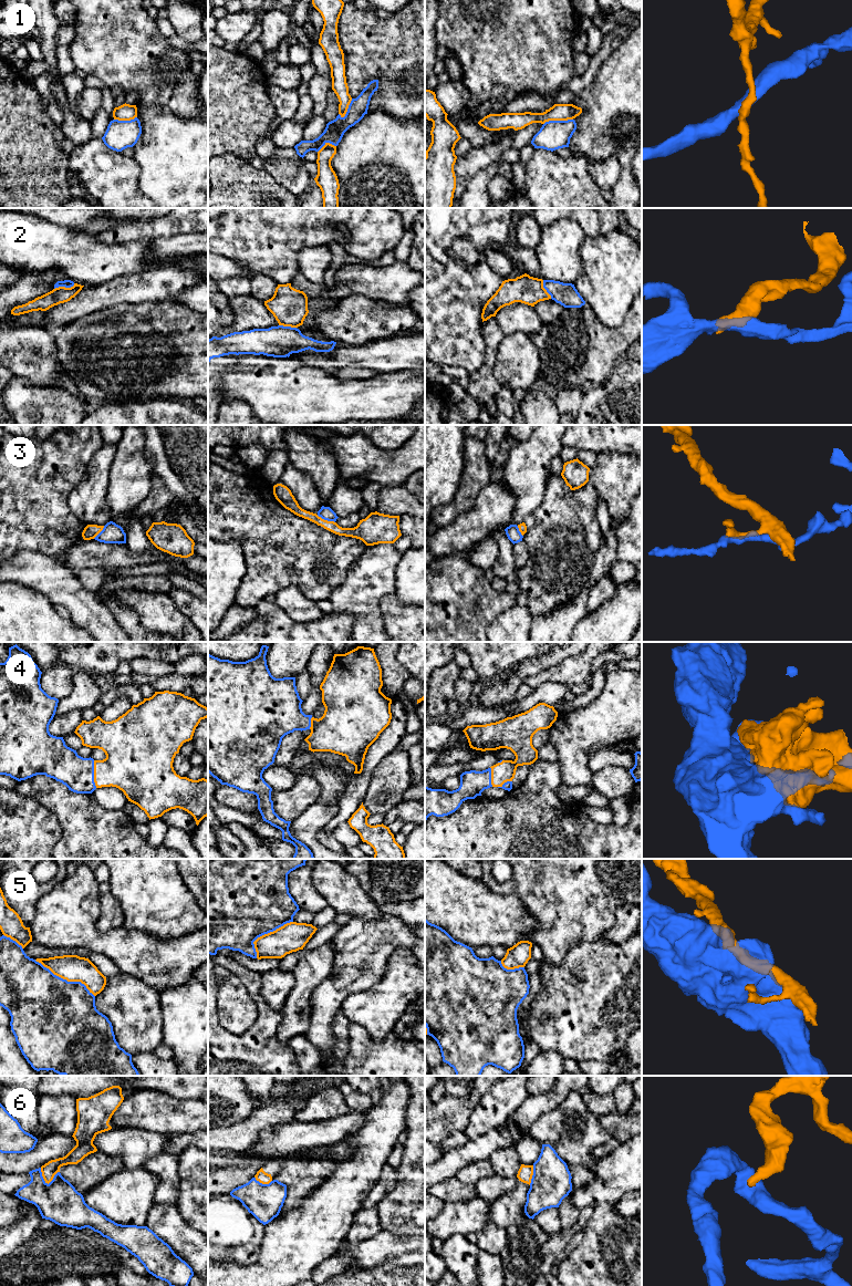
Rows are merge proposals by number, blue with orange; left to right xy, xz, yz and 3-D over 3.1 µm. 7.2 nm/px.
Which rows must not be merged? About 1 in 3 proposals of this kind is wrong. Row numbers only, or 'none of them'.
1, 2, 3, 5, 6

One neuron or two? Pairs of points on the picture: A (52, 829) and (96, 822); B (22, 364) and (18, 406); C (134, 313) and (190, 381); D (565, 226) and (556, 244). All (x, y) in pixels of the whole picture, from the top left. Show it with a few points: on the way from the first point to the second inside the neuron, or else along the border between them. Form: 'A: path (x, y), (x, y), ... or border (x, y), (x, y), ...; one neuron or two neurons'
A: border (45, 806), (56, 817), (61, 831), (53, 847); two neurons
B: border (14, 375), (45, 386); two neurons
C: path (153, 330), (160, 331), (190, 362); one neuron
D: path (565, 230), (565, 234), (560, 239); one neuron

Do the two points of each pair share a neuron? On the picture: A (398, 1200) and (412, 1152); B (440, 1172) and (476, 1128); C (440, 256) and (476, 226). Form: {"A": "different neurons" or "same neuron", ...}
{"A": "same neuron", "B": "different neurons", "C": "same neuron"}

